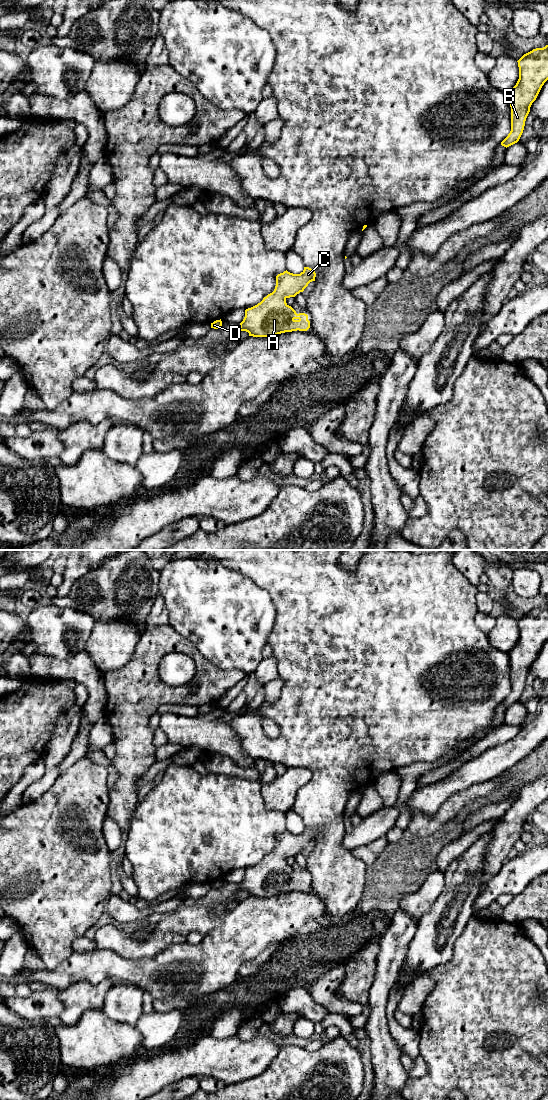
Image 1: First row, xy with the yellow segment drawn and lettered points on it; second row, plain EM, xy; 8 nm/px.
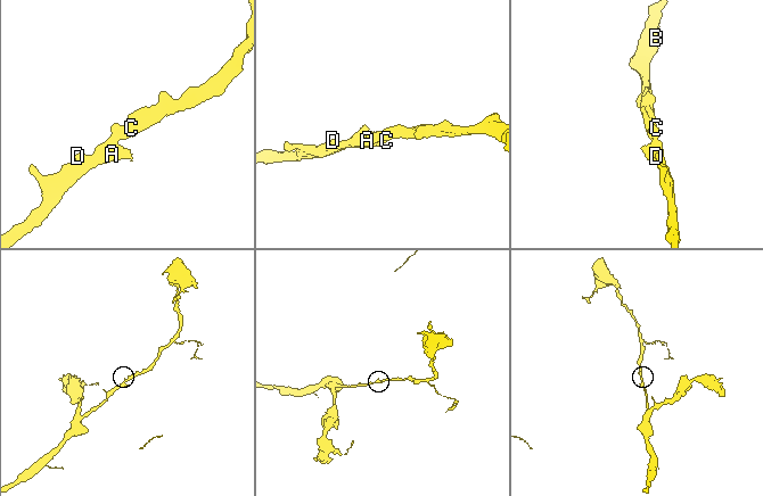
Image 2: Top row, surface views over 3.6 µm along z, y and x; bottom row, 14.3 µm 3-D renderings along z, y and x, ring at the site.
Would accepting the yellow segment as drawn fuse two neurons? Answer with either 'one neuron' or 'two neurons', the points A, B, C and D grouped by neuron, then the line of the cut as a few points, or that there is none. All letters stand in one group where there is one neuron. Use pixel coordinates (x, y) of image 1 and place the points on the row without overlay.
one neuron; groups A B C D; cut none

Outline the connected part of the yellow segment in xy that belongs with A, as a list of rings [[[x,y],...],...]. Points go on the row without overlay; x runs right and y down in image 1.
[[[304,827],[300,834],[293,834],[287,830],[276,836],[276,846],[272,853],[268,854],[257,865],[245,870],[245,877],[240,883],[240,887],[236,890],[246,891],[249,896],[253,897],[270,897],[285,892],[307,891],[310,888],[308,875],[305,873],[297,874],[296,871],[286,863],[286,859],[295,857],[303,852],[308,844],[315,841],[316,833],[309,827]]]

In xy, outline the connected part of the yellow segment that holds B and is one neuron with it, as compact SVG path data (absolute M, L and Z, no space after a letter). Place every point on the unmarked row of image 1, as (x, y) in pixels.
M549 605L524 614L518 621L519 639L509 652L511 691L501 702L504 707L517 703L523 693L532 663L549 639Z

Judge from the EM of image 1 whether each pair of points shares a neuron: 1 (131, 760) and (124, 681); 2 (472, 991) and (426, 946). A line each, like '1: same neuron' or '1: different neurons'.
1: same neuron
2: different neurons

